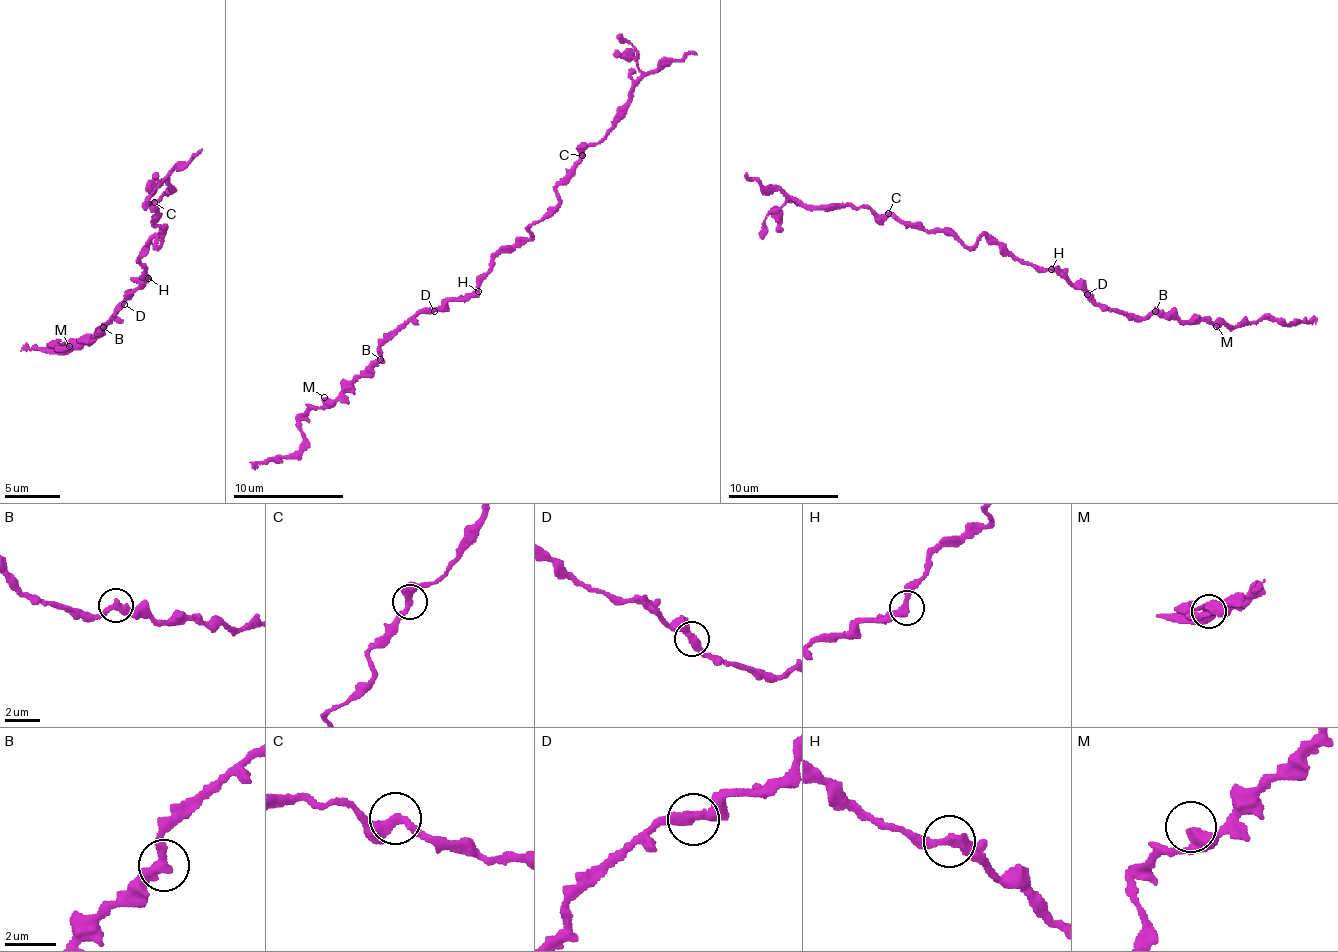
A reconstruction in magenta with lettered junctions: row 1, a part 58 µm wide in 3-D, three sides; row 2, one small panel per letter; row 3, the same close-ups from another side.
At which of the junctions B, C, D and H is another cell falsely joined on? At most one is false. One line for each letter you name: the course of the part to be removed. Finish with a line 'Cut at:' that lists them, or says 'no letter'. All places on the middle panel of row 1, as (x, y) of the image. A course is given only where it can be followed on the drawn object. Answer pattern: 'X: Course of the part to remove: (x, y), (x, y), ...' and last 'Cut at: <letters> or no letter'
Cut at: no letter

